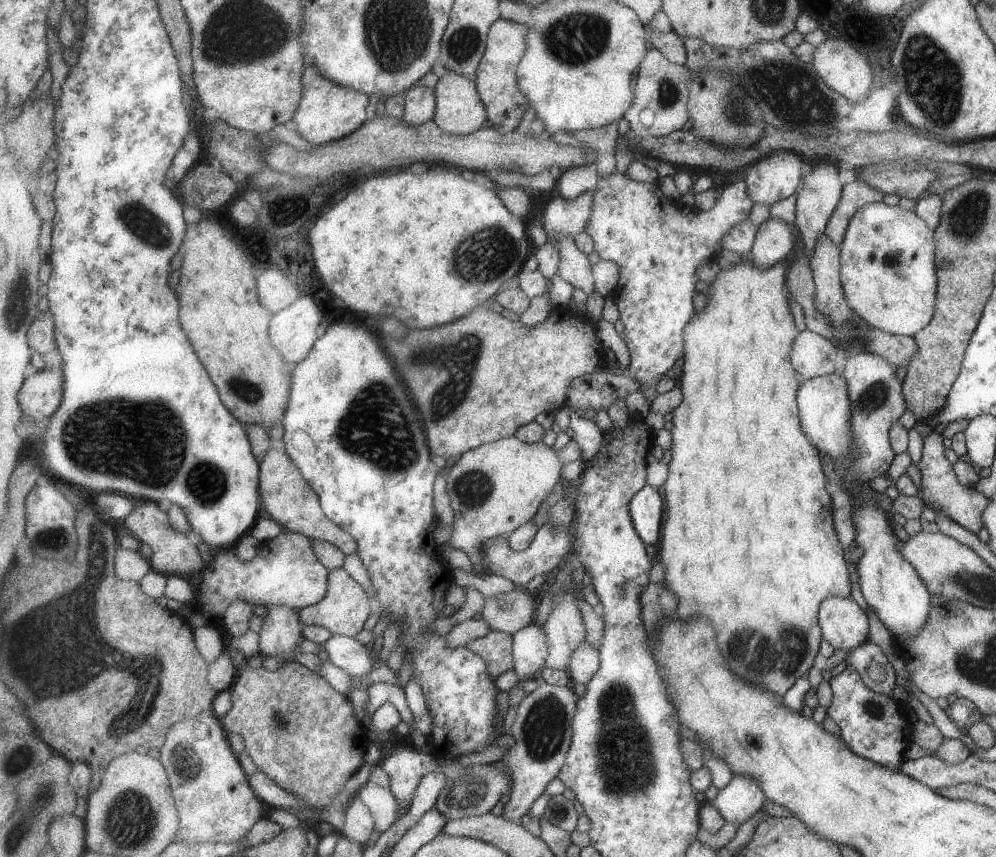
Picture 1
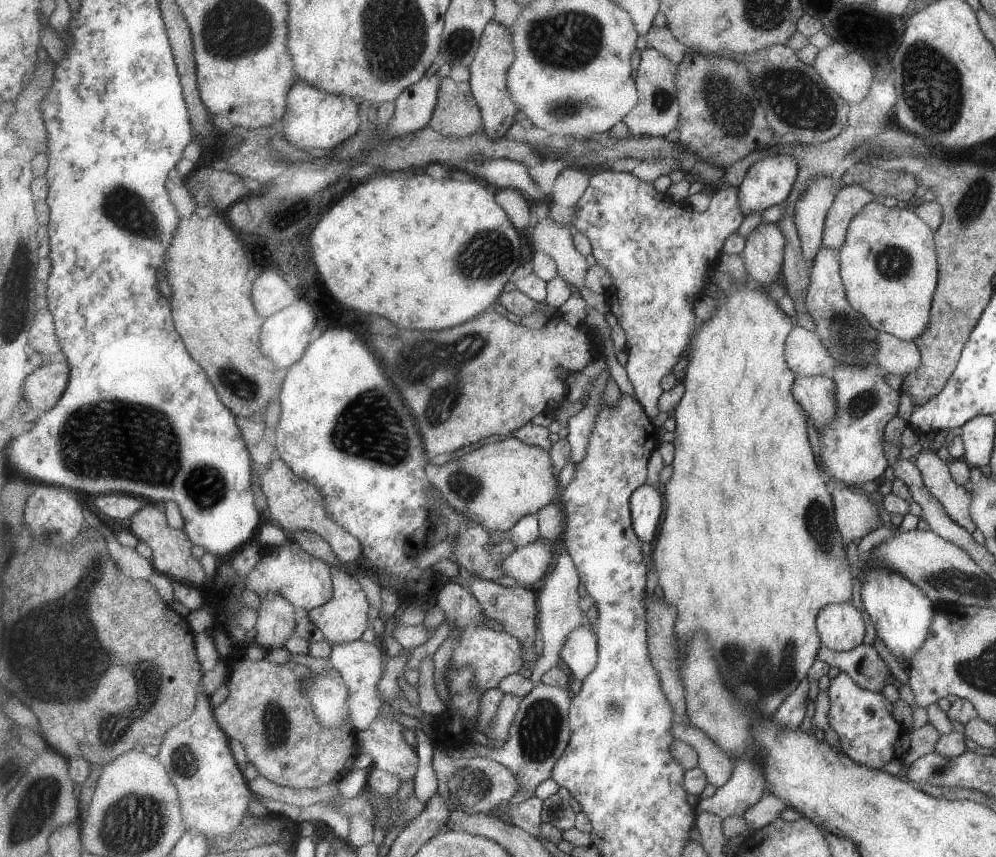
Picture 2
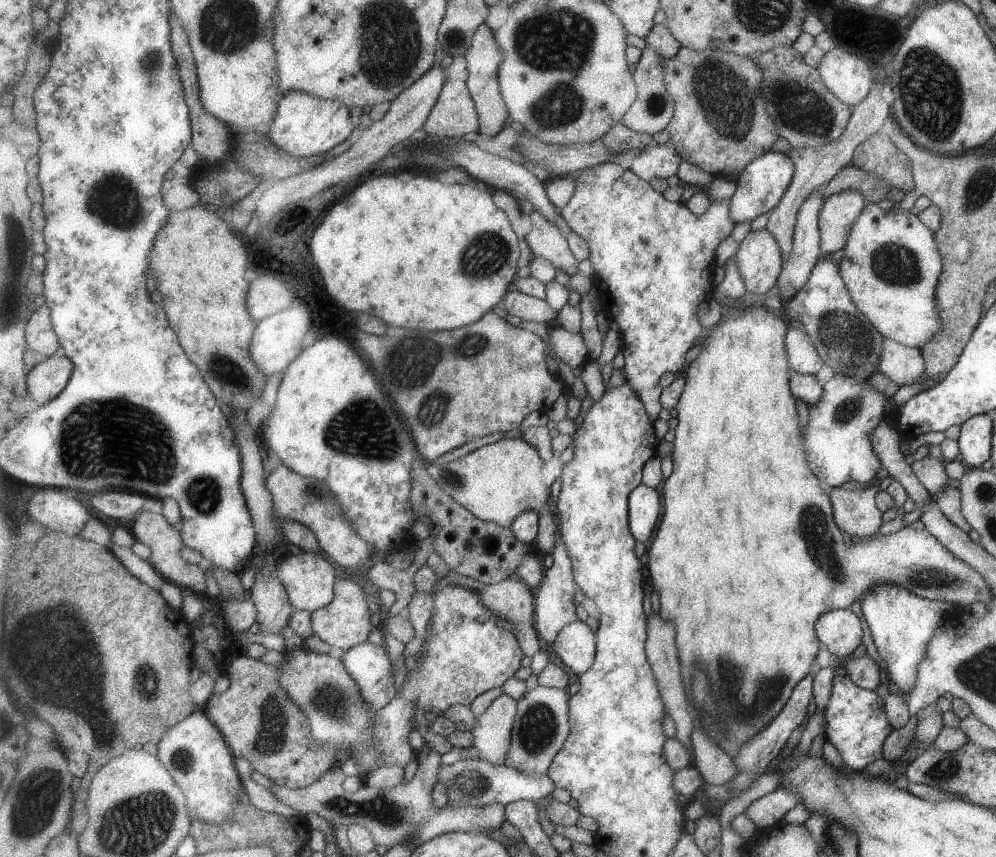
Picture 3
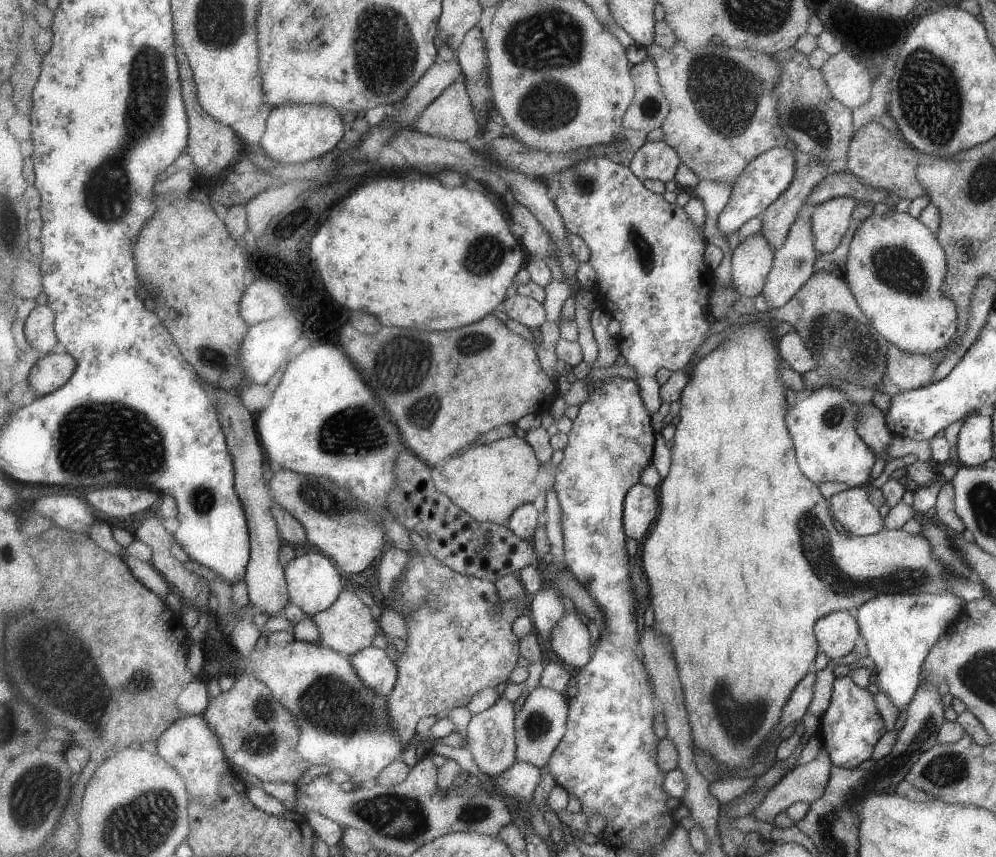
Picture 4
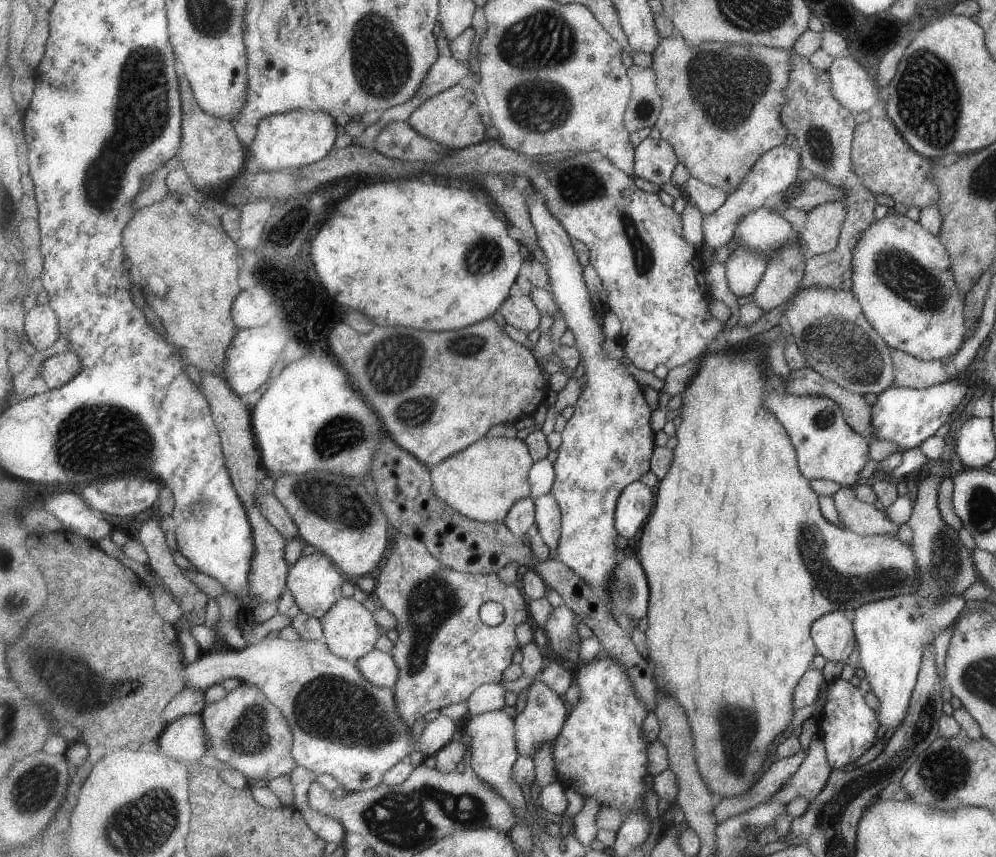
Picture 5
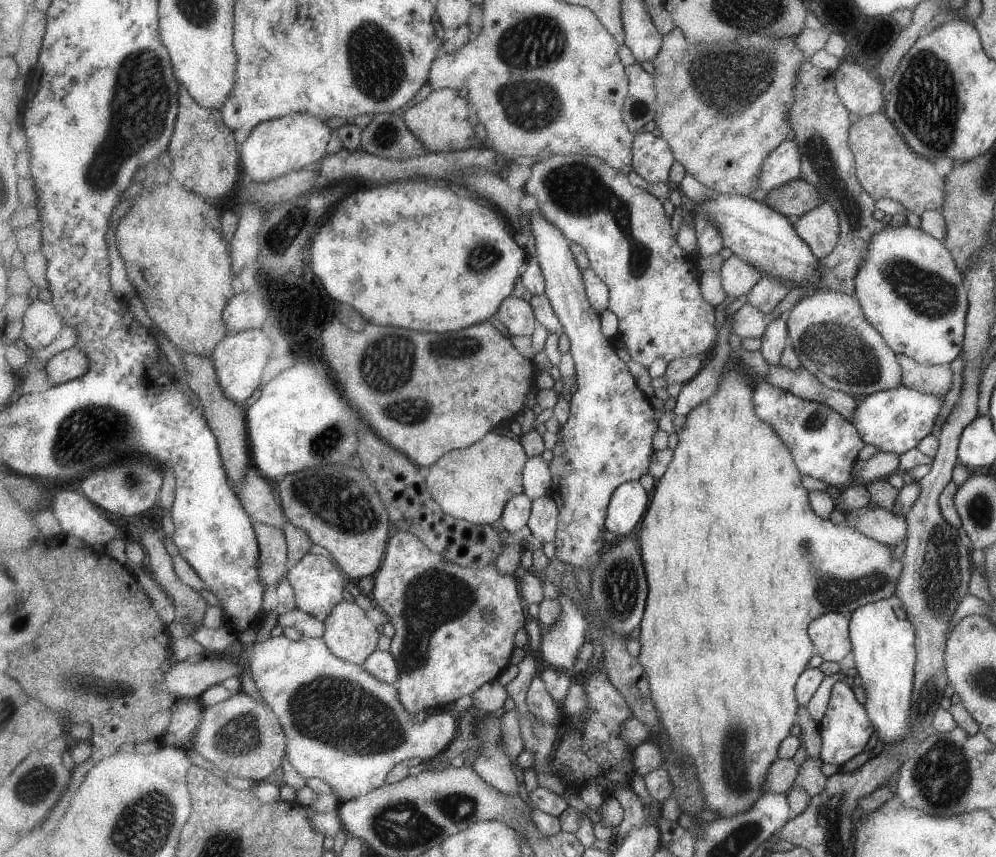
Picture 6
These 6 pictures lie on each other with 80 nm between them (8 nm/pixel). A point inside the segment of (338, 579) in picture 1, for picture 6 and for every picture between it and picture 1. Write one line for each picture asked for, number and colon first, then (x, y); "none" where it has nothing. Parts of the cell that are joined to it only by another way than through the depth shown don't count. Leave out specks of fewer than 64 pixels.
2: (345, 618)
3: (346, 622)
4: (348, 626)
5: (350, 630)
6: (350, 632)

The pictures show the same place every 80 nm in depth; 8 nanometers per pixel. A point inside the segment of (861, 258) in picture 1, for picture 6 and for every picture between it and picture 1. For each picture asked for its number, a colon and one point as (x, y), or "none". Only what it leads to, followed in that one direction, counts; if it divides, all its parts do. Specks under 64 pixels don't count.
2: (888, 266)
3: (891, 264)
4: (895, 269)
5: (902, 277)
6: (909, 287)

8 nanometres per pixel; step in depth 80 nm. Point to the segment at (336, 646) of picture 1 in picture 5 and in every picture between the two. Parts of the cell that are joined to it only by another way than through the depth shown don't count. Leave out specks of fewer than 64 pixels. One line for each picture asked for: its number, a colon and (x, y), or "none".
2: (361, 664)
3: (370, 665)
4: (373, 664)
5: (380, 668)

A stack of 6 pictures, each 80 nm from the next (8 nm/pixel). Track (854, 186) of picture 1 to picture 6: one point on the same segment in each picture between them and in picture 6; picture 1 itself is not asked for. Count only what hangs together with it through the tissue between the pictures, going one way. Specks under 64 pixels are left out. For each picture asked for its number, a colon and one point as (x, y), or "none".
2: (848, 201)
3: (838, 212)
4: (829, 221)
5: (821, 233)
6: (819, 227)

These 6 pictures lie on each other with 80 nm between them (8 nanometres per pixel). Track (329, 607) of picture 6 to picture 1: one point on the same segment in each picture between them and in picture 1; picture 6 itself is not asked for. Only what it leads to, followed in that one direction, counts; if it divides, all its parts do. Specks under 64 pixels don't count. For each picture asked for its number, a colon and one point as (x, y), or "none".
1: (286, 571)
2: (289, 570)
3: (310, 578)
4: (314, 583)
5: (314, 580)

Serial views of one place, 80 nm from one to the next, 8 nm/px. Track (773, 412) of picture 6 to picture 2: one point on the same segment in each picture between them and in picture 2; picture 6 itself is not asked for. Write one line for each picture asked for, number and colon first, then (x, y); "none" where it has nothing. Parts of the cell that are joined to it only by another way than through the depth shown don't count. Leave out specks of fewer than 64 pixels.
2: (850, 445)
3: (837, 444)
4: (828, 448)
5: (826, 446)

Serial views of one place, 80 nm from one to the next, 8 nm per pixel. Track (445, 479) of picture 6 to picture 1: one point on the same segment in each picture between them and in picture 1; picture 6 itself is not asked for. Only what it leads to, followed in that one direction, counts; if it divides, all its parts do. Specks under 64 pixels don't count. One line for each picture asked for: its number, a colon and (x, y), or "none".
1: (494, 489)
2: (497, 485)
3: (497, 483)
4: (492, 481)
5: (484, 481)

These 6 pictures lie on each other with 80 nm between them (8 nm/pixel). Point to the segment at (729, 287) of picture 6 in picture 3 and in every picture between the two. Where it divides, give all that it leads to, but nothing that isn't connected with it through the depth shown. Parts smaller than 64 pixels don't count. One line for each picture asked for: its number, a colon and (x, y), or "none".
3: (759, 258)
4: (753, 259)
5: (745, 269)

